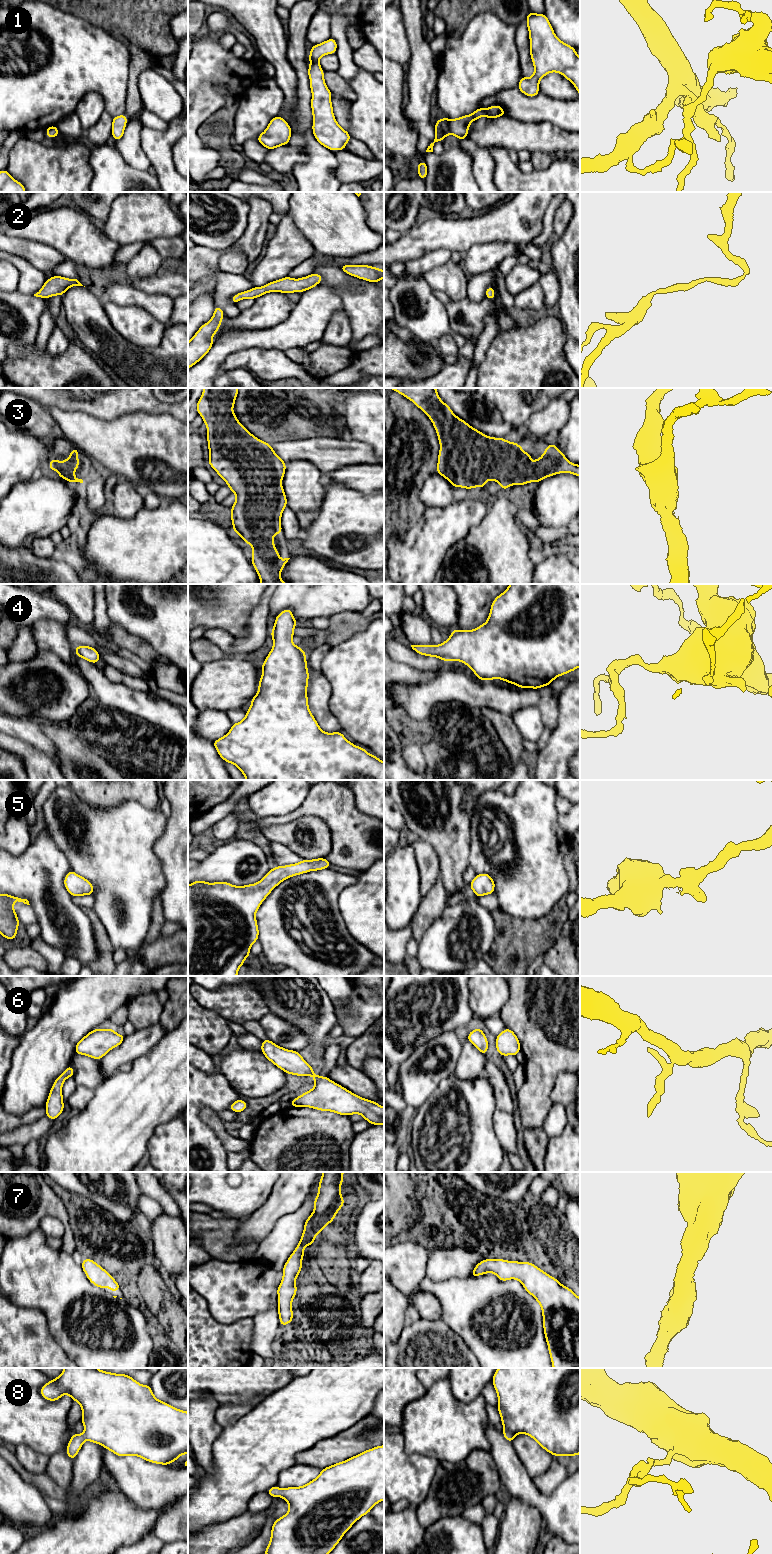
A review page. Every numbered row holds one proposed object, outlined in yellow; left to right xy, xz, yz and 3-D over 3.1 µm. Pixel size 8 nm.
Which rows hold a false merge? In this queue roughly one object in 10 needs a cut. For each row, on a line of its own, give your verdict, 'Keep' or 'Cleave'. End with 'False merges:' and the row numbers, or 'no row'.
1: Keep
2: Keep
3: Keep
4: Keep
5: Keep
6: Keep
7: Keep
8: Keep
False merges: no row

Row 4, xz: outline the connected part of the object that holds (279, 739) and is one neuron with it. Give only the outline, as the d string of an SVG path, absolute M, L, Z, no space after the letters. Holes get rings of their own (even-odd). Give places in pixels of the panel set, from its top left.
M291 608L276 616L271 630L273 648L261 666L258 692L251 699L245 718L233 723L225 736L213 741L218 755L225 762L234 764L246 780L384 780L384 762L381 759L349 742L341 731L324 732L312 715L307 696L309 672L306 653L291 641L297 623Z

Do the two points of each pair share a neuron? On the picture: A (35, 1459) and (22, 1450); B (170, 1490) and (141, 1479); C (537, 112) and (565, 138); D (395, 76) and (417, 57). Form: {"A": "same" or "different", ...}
{"A": "same", "B": "same", "C": "different", "D": "different"}

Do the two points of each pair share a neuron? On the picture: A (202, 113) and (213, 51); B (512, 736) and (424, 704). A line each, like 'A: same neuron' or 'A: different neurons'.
A: same neuron
B: different neurons

